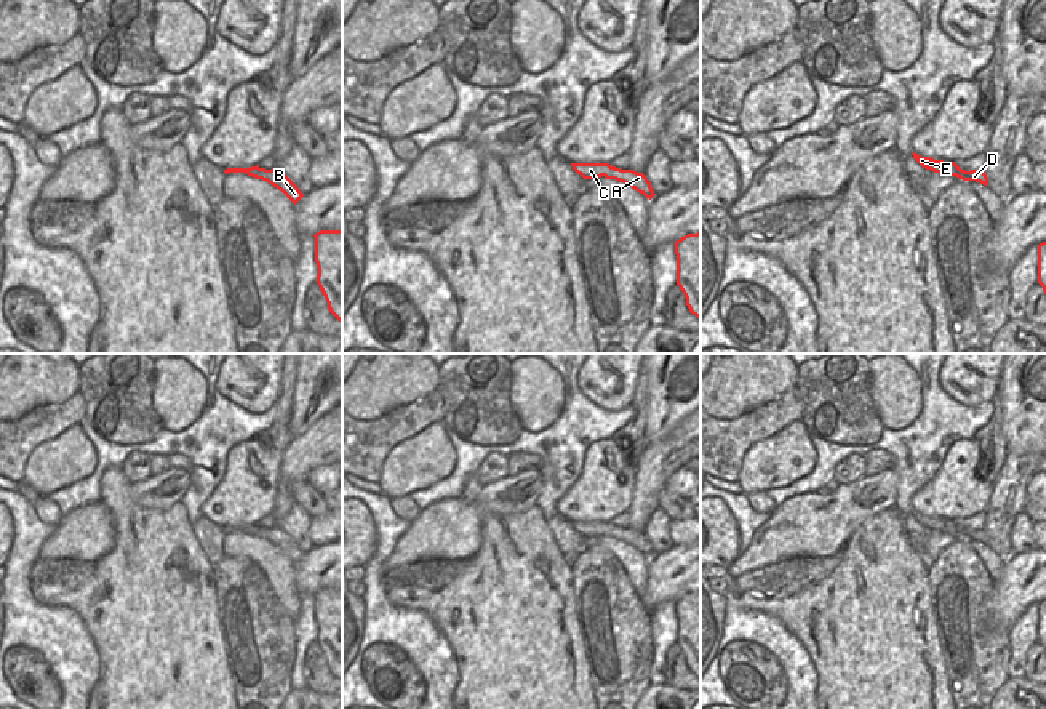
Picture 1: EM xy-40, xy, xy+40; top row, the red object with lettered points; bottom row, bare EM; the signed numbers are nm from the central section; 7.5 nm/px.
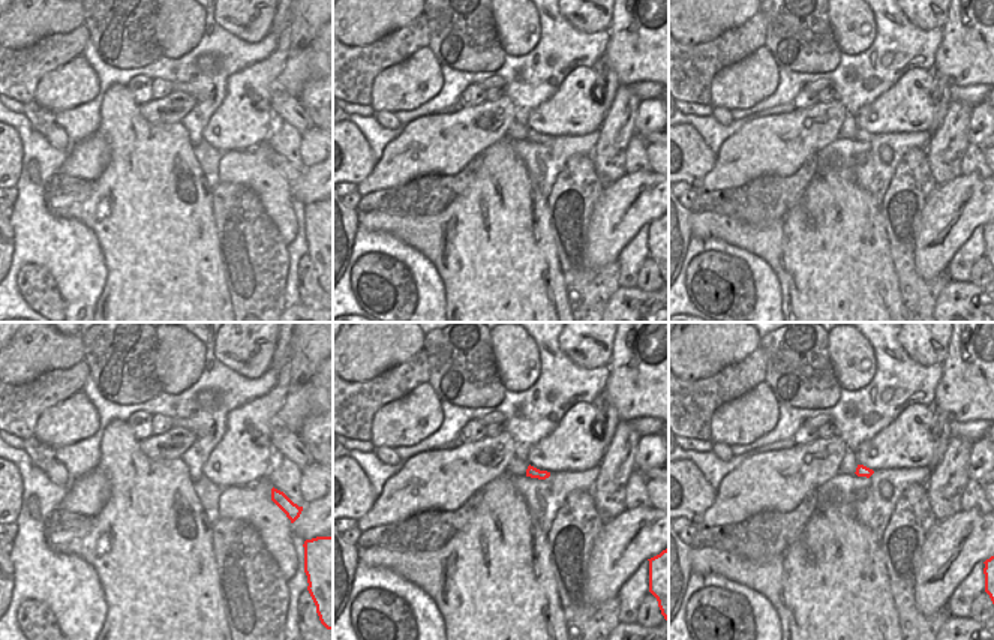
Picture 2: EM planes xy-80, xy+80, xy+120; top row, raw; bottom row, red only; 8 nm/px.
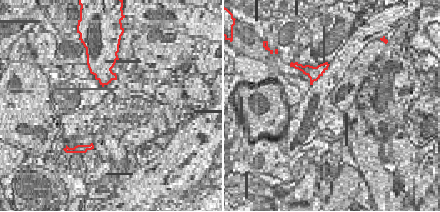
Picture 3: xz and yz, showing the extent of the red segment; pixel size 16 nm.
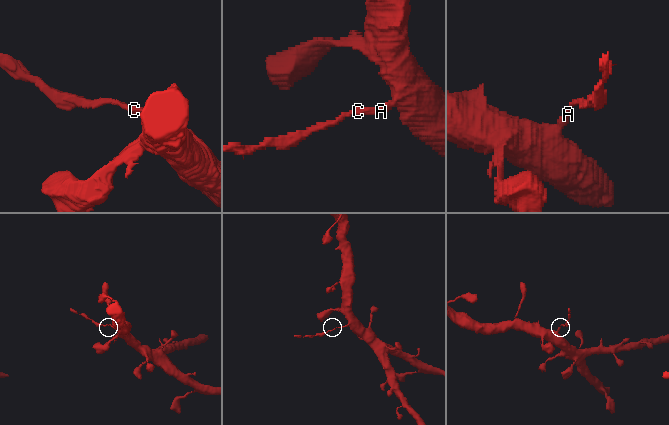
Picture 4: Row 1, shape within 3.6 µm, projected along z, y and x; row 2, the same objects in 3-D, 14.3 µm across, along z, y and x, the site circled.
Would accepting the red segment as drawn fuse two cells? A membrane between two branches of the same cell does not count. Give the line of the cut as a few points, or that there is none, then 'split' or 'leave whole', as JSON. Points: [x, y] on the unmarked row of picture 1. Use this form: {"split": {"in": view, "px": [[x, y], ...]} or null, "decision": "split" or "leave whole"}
{"split": {"in": "xy", "px": [[611, 525], [603, 533]]}, "decision": "split"}

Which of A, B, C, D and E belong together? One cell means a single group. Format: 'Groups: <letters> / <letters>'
Groups: A B D / C E.

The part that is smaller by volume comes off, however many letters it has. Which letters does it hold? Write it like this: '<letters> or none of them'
C, E

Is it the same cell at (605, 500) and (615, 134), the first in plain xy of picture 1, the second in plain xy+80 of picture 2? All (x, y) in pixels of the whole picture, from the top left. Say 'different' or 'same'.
different

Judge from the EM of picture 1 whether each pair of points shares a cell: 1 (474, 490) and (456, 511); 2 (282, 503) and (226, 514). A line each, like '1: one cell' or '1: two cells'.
1: two cells
2: two cells

